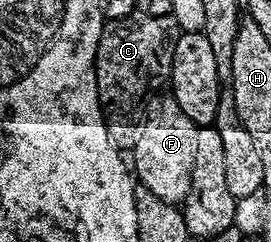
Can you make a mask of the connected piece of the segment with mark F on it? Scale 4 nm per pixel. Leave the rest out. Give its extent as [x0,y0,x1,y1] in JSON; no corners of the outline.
[131,96,199,203]

